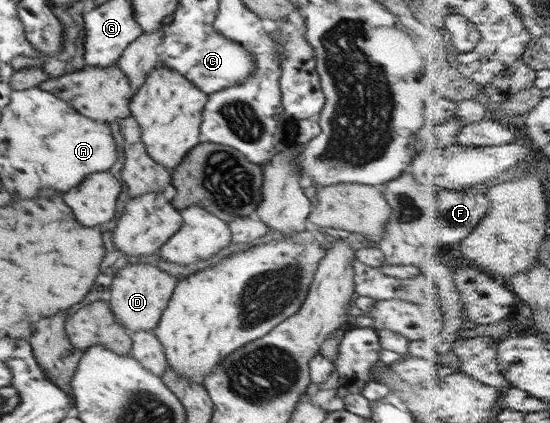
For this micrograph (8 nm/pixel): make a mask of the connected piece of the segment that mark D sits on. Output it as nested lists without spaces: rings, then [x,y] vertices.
[[[132,261],[122,265],[111,284],[109,304],[114,320],[130,333],[155,329],[168,306],[177,282],[177,278],[148,264]]]

